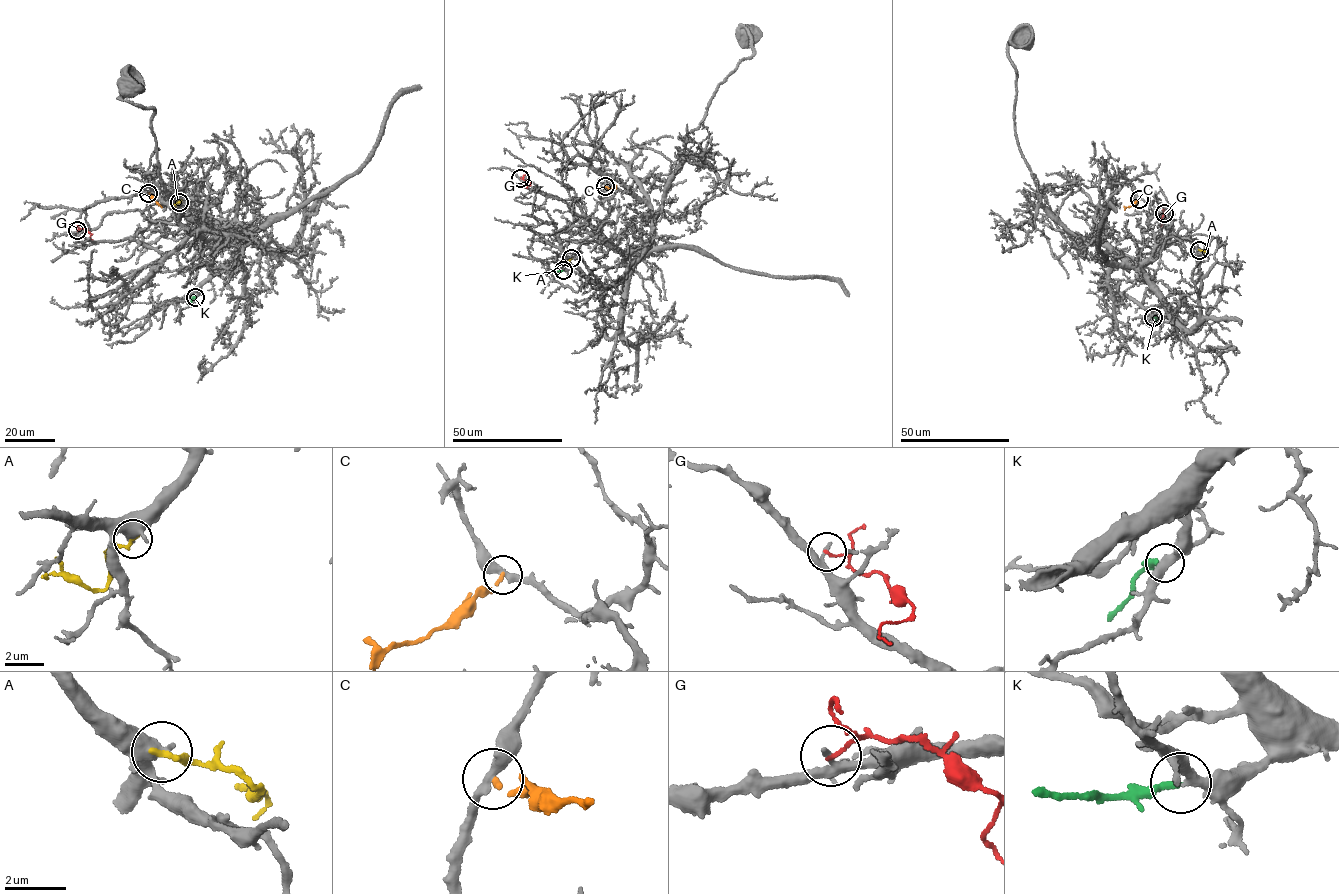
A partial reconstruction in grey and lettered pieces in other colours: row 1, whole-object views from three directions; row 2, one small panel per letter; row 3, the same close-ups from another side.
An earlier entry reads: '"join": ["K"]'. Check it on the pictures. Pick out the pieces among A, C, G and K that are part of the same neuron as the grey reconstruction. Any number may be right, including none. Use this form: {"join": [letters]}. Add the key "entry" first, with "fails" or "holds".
{"entry": "holds", "join": ["K"]}

